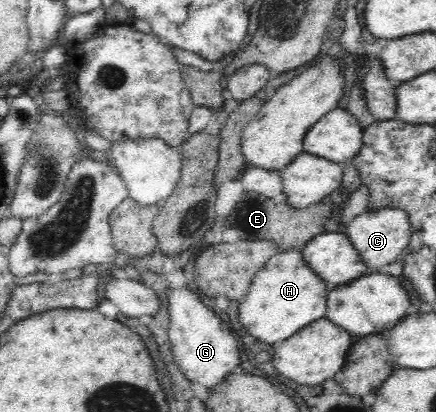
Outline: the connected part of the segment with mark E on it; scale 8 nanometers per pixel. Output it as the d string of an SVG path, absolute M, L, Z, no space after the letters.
M244 192L233 208L229 220L231 228L237 230L239 238L246 241L272 240L279 253L301 249L316 234L332 233L339 230L342 211L336 204L322 201L306 209L295 209L285 199L270 199L255 192Z

